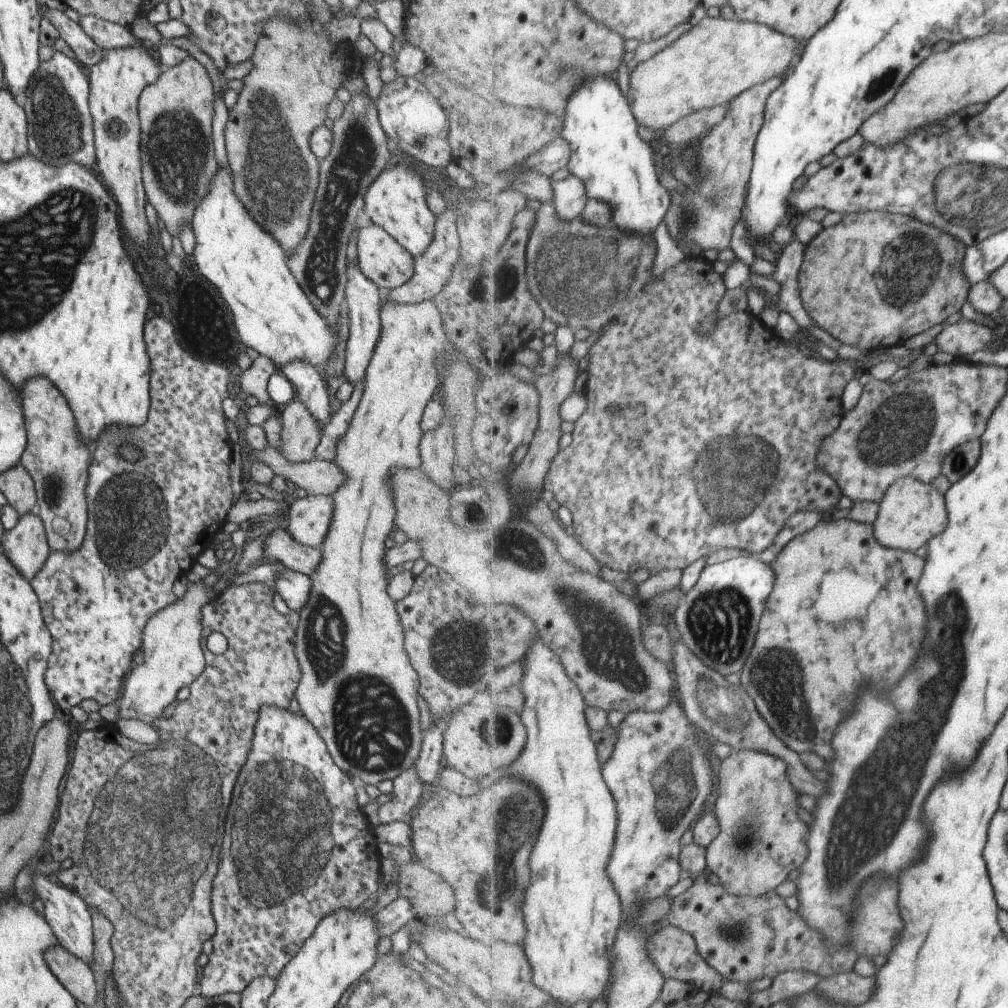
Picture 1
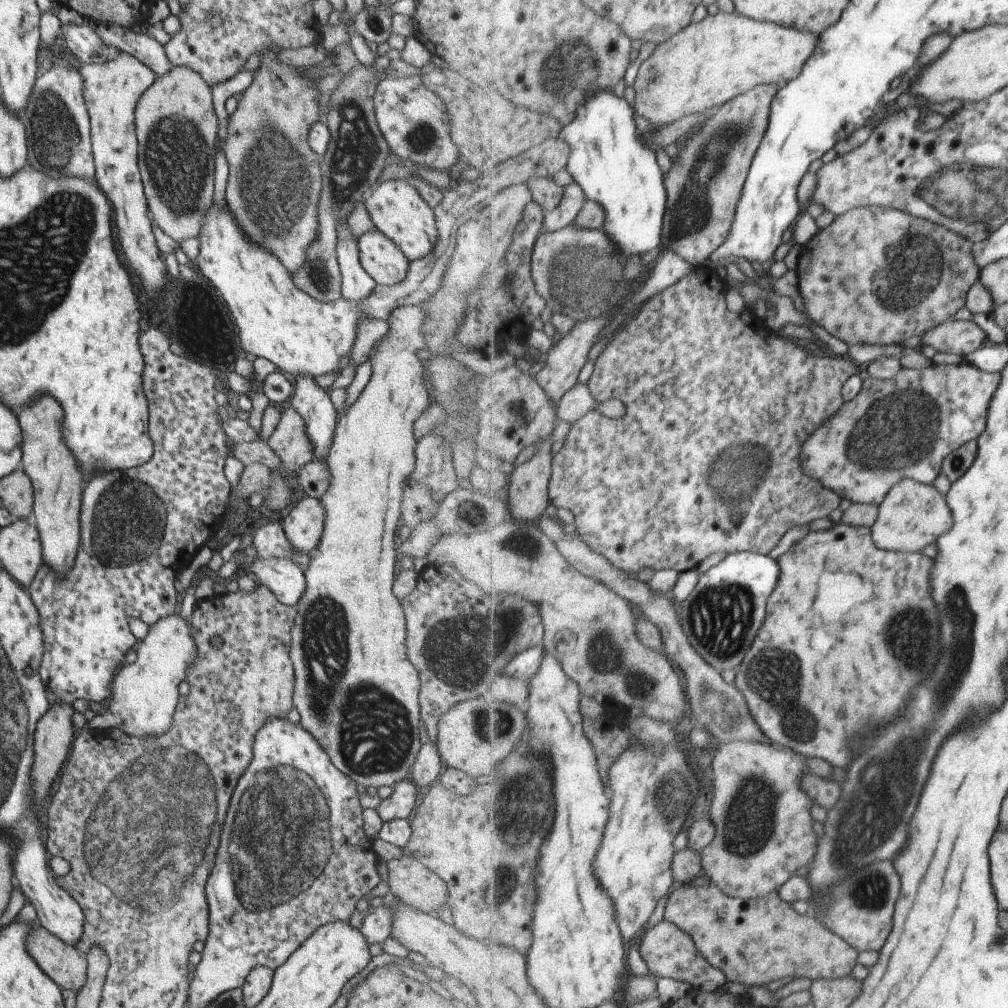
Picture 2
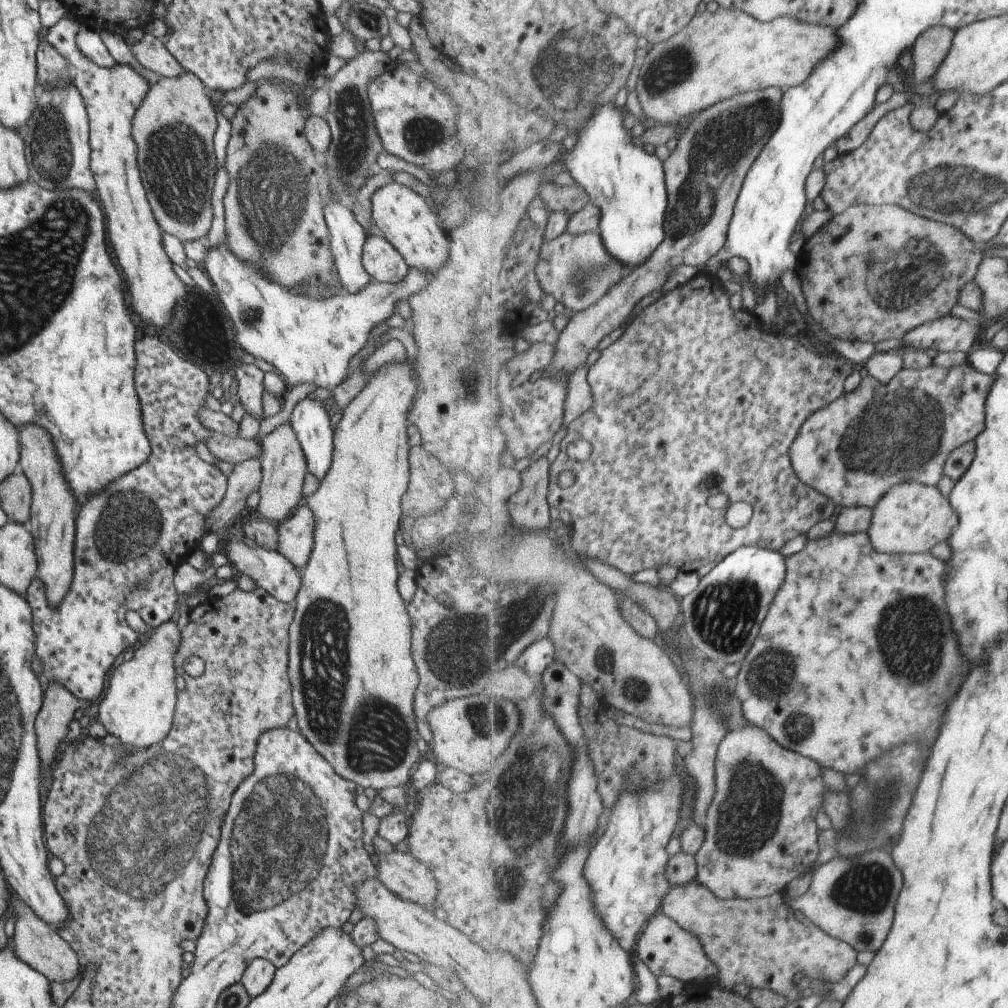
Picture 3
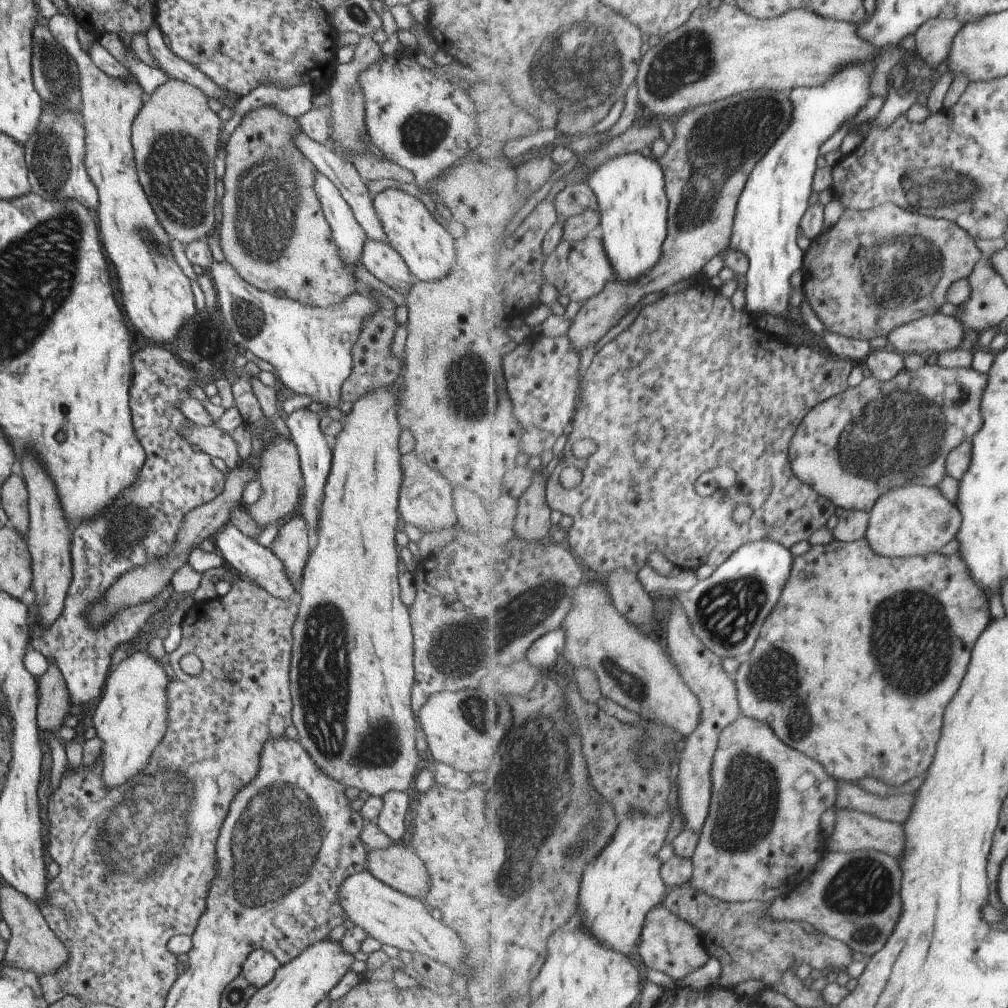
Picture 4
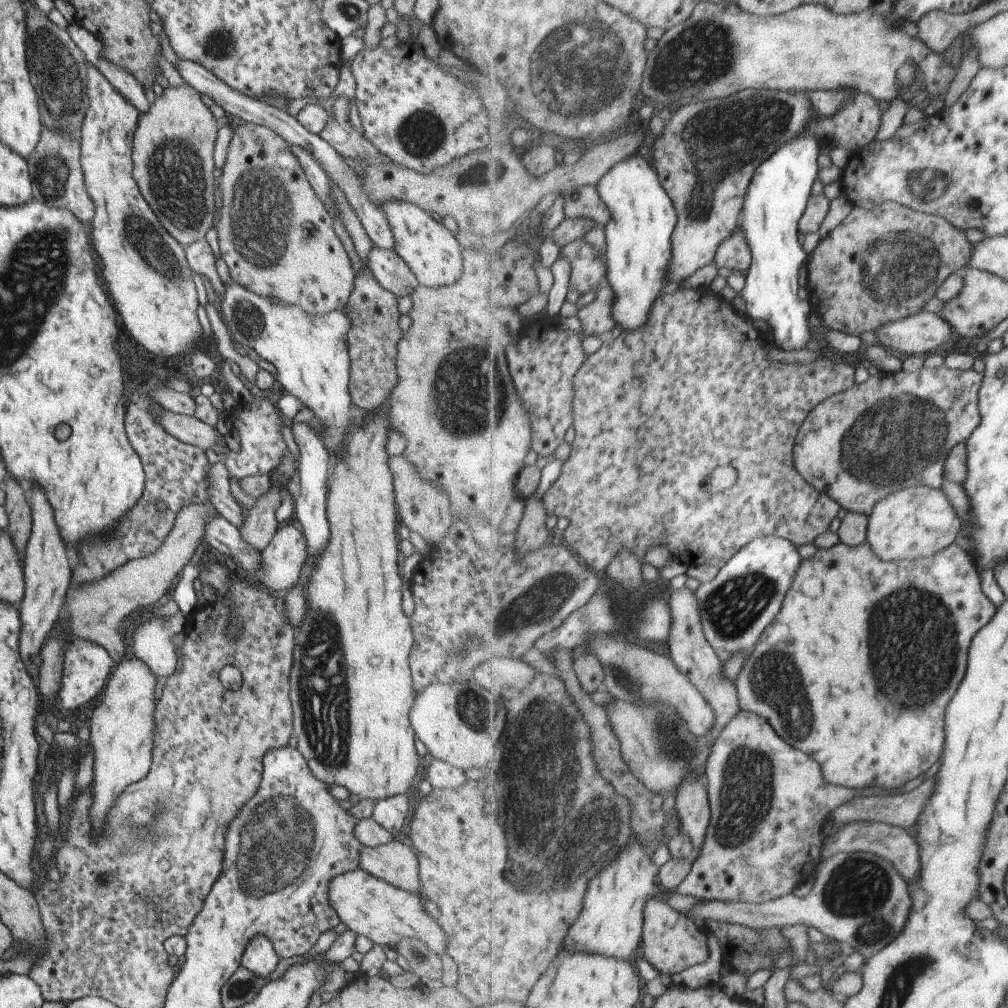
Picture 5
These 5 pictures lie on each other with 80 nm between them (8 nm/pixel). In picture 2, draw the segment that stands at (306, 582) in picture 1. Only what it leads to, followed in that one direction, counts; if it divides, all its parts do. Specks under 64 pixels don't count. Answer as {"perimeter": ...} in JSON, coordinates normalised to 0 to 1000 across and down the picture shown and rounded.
{"perimeter":[[[251,551],[238,556],[237,561],[249,566],[253,576],[262,579],[280,600],[293,601],[304,580],[301,564],[287,555],[257,555]]]}

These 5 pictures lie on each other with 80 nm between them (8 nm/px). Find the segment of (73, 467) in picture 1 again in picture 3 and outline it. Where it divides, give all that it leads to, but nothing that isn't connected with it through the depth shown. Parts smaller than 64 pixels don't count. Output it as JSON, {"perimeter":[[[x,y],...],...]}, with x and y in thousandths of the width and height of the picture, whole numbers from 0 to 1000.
{"perimeter":[[[21,422],[18,425],[18,459],[29,477],[32,494],[30,496],[30,513],[27,523],[34,538],[36,552],[36,569],[44,579],[44,588],[48,598],[56,602],[66,587],[72,571],[73,518],[74,498],[69,484],[66,484],[61,462],[51,440],[51,433],[39,422]]]}

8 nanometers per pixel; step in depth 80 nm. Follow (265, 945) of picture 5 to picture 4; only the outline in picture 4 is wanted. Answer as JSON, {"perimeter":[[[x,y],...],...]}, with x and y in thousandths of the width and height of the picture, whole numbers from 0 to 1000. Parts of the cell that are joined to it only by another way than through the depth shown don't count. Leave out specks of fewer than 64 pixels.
{"perimeter":[[[253,941],[241,953],[238,967],[247,977],[256,981],[263,978],[271,970],[276,958],[276,954],[267,944]]]}

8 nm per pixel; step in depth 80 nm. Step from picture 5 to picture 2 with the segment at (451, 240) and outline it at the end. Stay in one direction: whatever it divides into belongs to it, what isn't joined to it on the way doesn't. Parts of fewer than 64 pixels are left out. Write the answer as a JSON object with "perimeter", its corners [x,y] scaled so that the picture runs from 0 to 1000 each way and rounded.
{"perimeter":[[[402,178],[374,182],[363,192],[360,202],[371,226],[391,240],[406,260],[427,251],[434,238],[431,210],[420,200],[409,182]]]}

